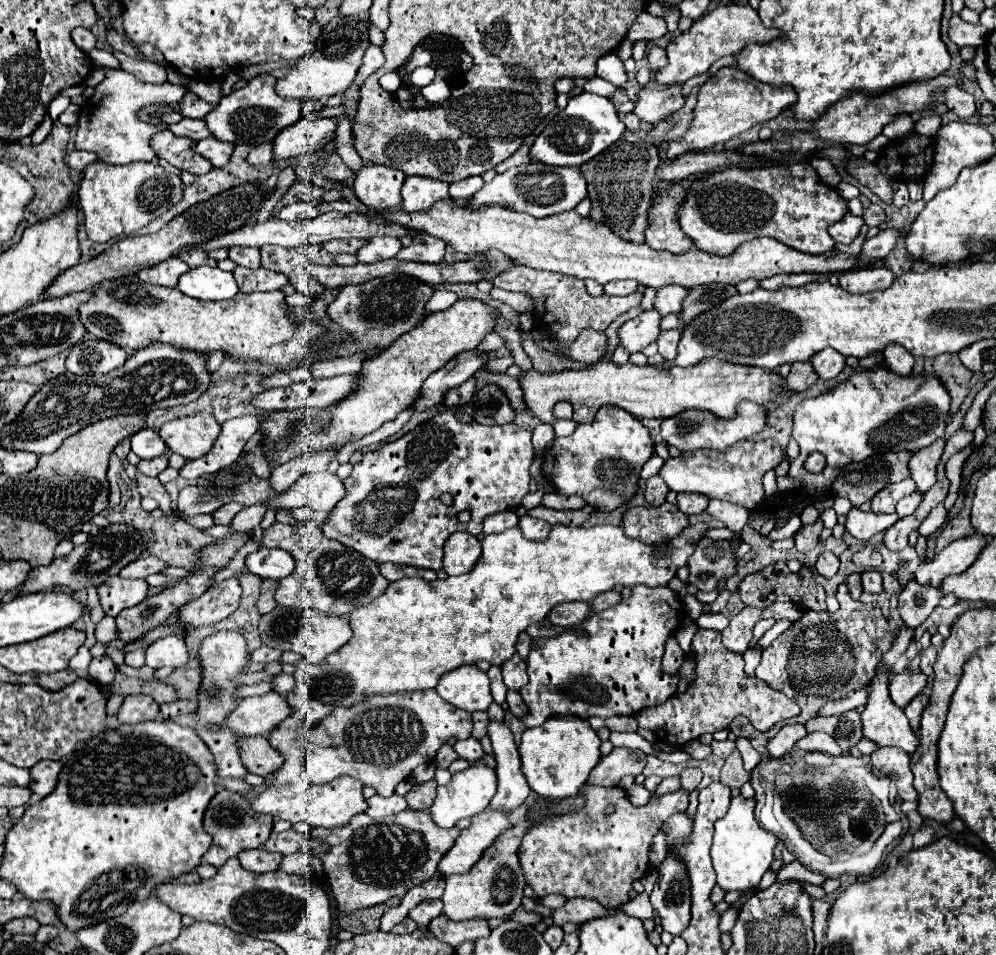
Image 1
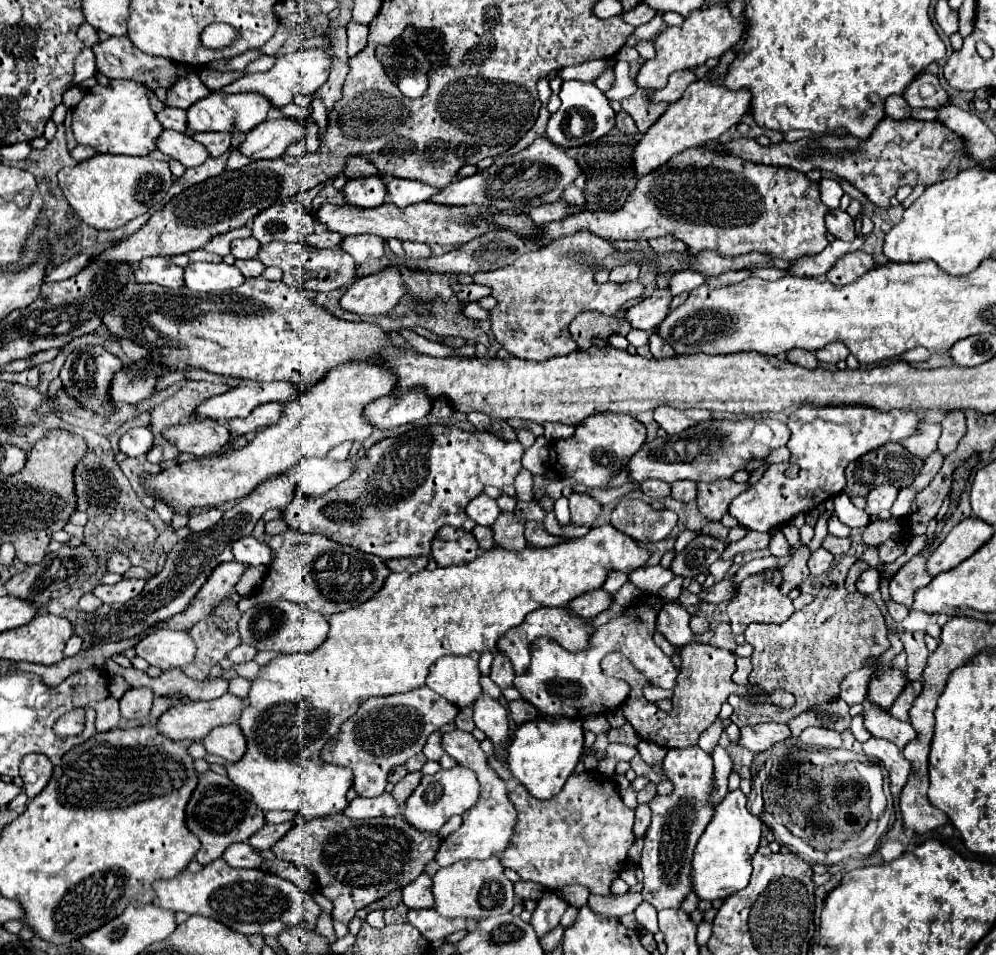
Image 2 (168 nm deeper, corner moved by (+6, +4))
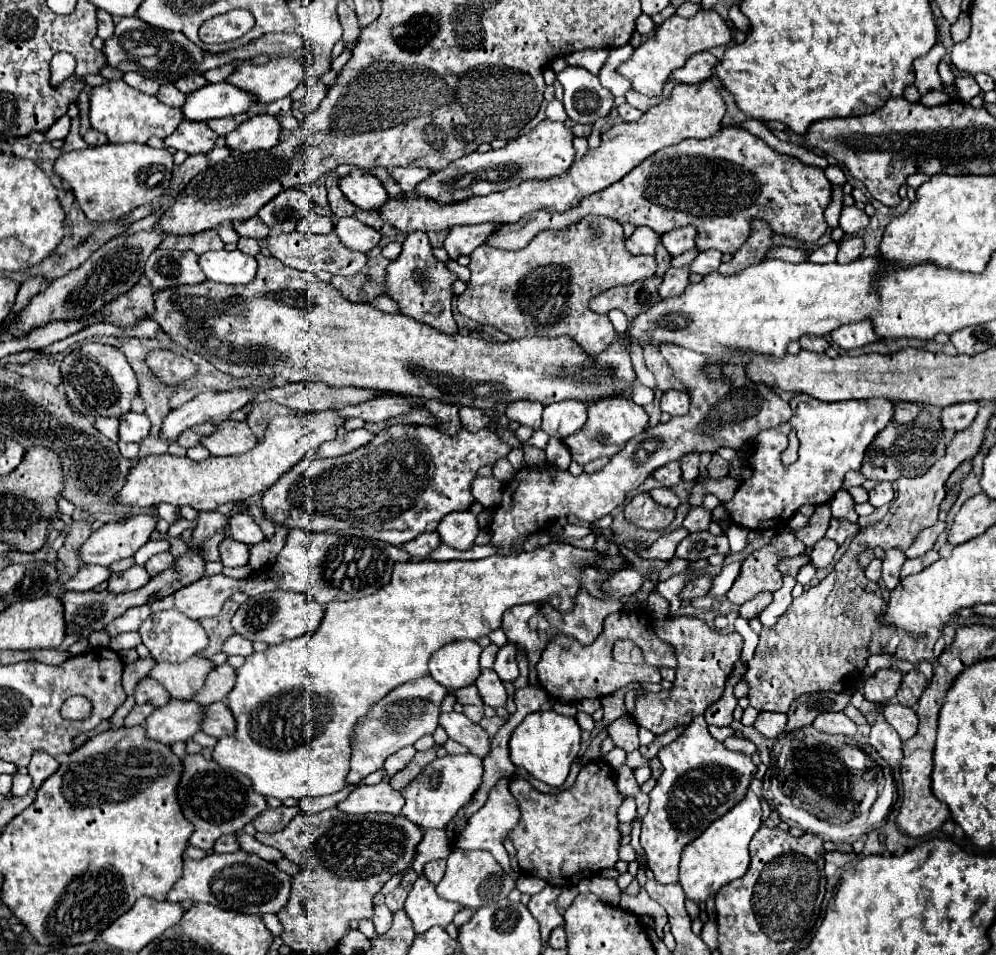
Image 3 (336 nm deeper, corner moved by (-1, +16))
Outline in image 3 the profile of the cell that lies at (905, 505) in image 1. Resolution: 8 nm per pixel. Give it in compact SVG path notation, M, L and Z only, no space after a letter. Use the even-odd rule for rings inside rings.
M963 402L963 404L955 404L955 406L949 406L949 408L943 408L941 410L943 430L959 432L959 430L967 428L973 422L973 418L975 418L977 408L979 408L979 402Z

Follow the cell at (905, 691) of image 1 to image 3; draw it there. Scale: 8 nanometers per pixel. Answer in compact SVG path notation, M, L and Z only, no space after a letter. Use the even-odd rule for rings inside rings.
M897 668L877 670L871 678L865 680L863 694L871 702L889 702L897 694L901 678L903 678L903 674Z

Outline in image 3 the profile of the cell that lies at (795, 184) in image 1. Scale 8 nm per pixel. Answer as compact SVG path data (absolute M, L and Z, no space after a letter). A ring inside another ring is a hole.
M723 126L715 136L705 140L683 140L681 144L667 146L655 156L649 156L635 168L629 176L619 180L619 184L613 184L611 188L605 188L603 192L597 192L595 196L587 196L583 204L567 210L567 212L529 212L515 224L501 224L487 240L485 244L491 244L493 248L503 250L519 250L525 248L539 232L543 230L559 230L567 228L575 222L579 222L583 216L607 216L613 220L619 220L619 224L633 224L633 226L649 226L659 234L665 234L667 230L679 228L679 226L695 226L697 236L695 244L699 250L715 248L719 252L735 254L743 242L751 236L751 224L753 220L763 220L771 226L775 234L789 236L793 240L815 244L827 230L827 222L823 218L825 208L831 202L831 182L825 178L821 168L807 166L799 162L797 158L789 154L779 154L771 146L767 146L761 138L749 134L741 126Z

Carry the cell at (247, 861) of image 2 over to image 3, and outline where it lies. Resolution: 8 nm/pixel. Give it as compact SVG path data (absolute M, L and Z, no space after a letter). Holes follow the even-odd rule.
M229 834L229 836L221 836L217 842L215 842L215 852L237 852L239 850L239 842L237 842L237 836L235 834Z

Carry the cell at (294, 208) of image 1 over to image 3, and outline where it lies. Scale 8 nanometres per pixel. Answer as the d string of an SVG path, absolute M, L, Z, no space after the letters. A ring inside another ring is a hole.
M287 190L281 192L279 196L275 196L275 200L271 200L271 204L263 206L259 210L259 220L263 220L263 224L267 224L275 234L289 234L297 228L299 220L303 216L307 216L313 210L313 200L307 192L303 190Z

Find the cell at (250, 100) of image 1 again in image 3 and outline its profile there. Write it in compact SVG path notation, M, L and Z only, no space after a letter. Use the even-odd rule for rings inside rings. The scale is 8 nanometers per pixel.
M219 82L219 84L205 84L203 88L191 92L183 106L183 116L187 120L213 120L235 116L247 112L255 104L255 96L235 88L233 84Z

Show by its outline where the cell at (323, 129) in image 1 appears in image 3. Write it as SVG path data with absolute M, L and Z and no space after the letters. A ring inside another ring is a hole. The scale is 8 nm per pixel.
M257 114L247 118L235 132L227 136L227 146L235 152L255 152L269 150L279 144L281 124L271 114Z

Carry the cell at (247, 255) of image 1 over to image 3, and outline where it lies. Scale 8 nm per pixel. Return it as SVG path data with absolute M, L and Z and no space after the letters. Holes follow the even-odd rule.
M253 216L251 220L235 222L233 228L235 228L235 232L237 232L239 236L243 236L243 238L255 238L255 240L259 240L259 242L265 240L265 238L269 236L269 232L271 232L257 216Z

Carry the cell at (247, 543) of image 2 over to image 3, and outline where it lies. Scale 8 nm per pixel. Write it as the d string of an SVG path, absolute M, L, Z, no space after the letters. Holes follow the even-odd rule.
M237 514L231 518L229 524L231 524L229 536L235 538L237 542L253 546L253 544L259 544L265 540L265 534L261 532L259 524L249 514Z

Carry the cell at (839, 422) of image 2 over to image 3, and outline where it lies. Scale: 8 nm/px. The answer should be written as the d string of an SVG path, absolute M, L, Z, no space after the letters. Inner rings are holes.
M795 394L791 400L793 418L789 424L783 424L781 428L773 428L767 432L761 432L755 438L753 452L749 456L749 466L753 468L753 476L739 484L735 496L725 504L731 520L739 526L745 526L749 530L783 530L791 516L803 506L803 504L825 504L833 498L833 494L841 488L843 476L849 470L859 470L861 460L865 454L865 448L873 442L873 438L893 420L895 414L895 402L889 402L885 398L869 398L869 400L847 400L847 402L821 402L807 394ZM795 430L799 438L799 458L797 462L783 466L781 454L787 450L787 436Z

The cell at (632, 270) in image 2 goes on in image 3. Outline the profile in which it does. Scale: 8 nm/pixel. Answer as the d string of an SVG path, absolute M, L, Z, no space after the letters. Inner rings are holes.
M645 226L645 228L637 228L633 232L633 236L625 242L625 248L633 256L653 256L657 244L659 244L659 234Z

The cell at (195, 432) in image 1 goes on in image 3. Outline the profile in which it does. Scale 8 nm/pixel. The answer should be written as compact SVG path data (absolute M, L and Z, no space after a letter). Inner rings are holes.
M225 420L223 424L215 424L215 432L211 436L203 436L201 446L205 446L215 456L231 456L243 454L257 444L253 432L245 422Z

